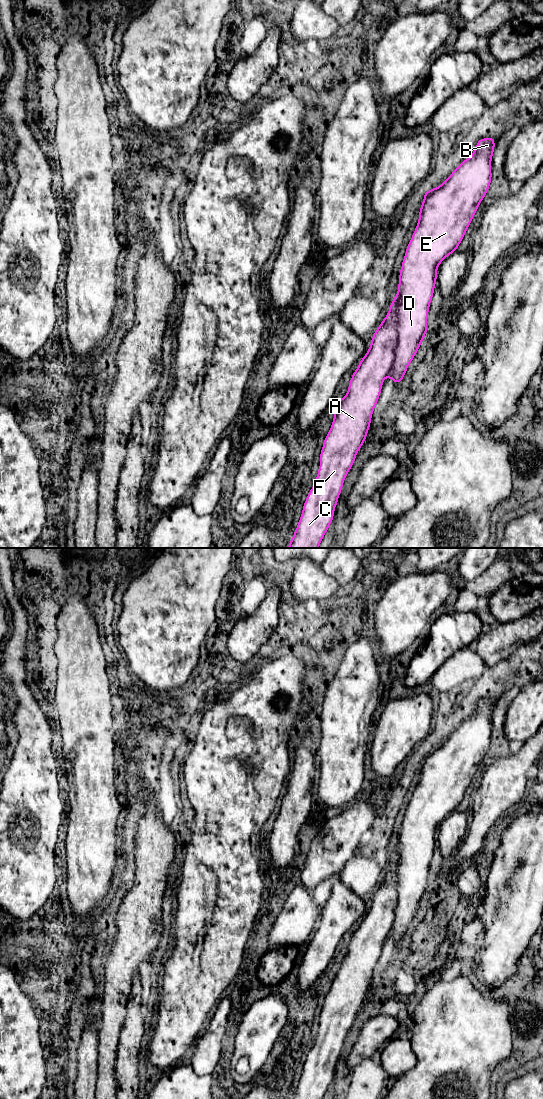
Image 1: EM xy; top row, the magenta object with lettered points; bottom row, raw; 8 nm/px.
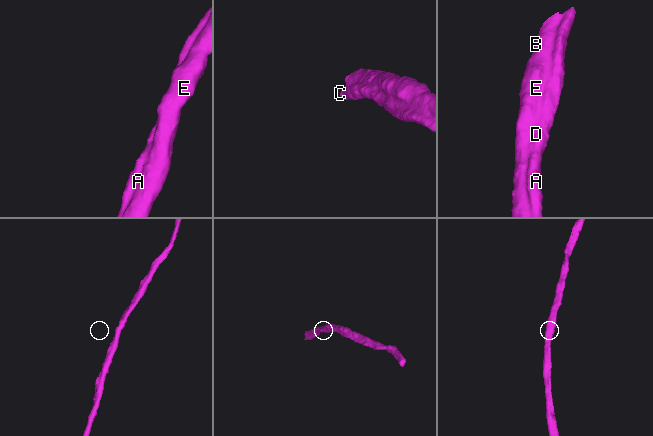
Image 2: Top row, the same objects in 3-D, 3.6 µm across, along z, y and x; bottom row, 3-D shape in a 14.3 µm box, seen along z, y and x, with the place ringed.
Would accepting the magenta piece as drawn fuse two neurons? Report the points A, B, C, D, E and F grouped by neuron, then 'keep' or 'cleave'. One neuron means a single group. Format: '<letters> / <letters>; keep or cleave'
A B C D E F; keep

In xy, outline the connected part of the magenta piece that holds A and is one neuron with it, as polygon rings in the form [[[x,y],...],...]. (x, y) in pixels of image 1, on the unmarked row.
[[[495,697],[480,698],[473,714],[462,721],[440,746],[425,751],[418,784],[402,821],[397,854],[388,866],[390,869],[386,877],[372,894],[370,907],[353,932],[347,954],[334,965],[332,985],[320,1012],[318,1034],[306,1057],[292,1099],[323,1099],[330,1087],[344,1040],[367,998],[384,939],[389,936],[395,945],[400,943],[425,898],[438,827],[445,818],[457,811],[480,763],[487,755],[492,739],[494,710]]]

